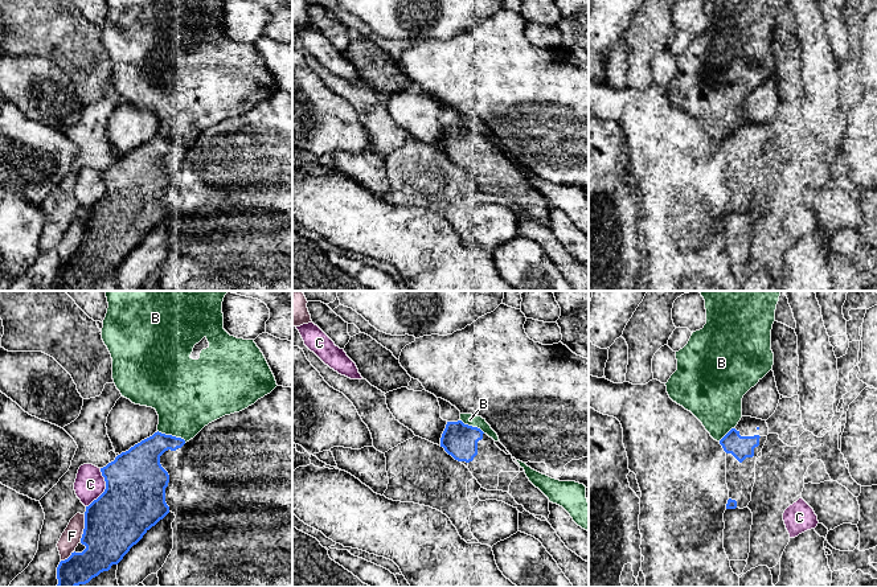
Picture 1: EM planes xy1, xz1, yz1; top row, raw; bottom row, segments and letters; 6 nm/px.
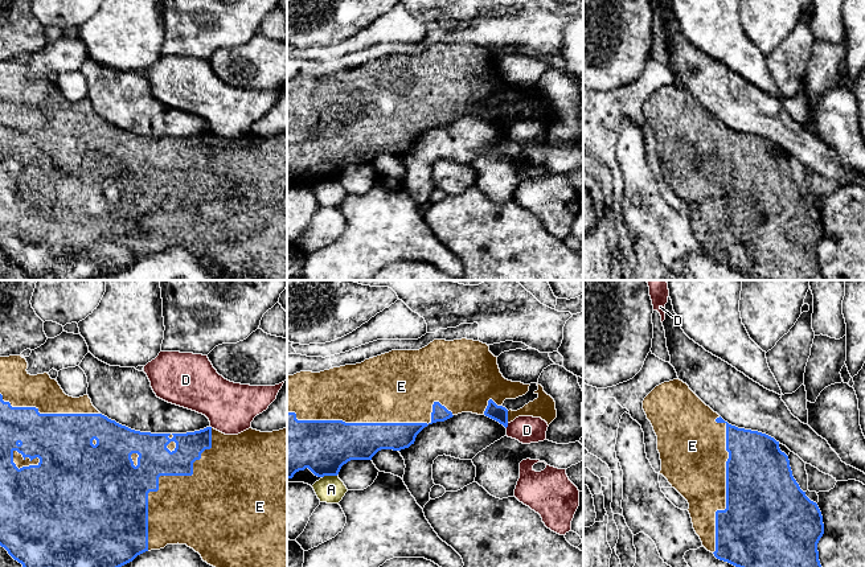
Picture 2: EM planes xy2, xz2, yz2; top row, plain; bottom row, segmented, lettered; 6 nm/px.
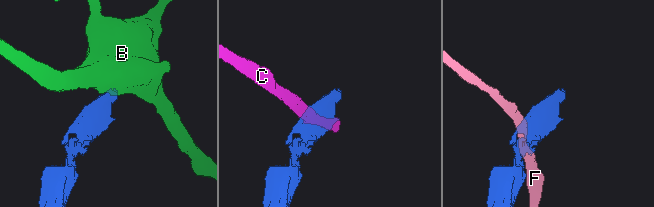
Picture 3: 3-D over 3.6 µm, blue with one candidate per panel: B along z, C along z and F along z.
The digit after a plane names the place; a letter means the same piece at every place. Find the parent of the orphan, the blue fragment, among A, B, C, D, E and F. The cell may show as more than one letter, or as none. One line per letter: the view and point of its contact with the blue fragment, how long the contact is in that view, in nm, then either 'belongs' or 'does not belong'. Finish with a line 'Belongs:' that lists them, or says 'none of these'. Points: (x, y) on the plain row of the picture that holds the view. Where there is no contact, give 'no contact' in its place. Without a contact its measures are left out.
A: xz2 (329, 179) | 90 nm | does not belong
B: xy1 (171, 139) | 190 nm | does not belong
C: xy1 (106, 192) | 260 nm | does not belong
D: xz2 (507, 130) | 40 nm | does not belong
E: xz2 (376, 127) | 1000 nm | belongs
F: xy1 (85, 232) | 170 nm | does not belong
Belongs: E

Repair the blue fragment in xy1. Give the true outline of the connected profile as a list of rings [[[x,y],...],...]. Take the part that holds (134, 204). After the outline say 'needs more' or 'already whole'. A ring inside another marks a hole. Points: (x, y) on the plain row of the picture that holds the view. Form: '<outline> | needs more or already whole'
[[[157,135],[101,172],[106,193],[86,210],[81,246],[67,263],[60,266],[57,291],[86,288],[101,276],[108,275],[152,230],[169,217],[169,210],[165,206],[169,178],[161,171],[160,160],[168,153],[179,155],[184,148],[184,143]]] | needs more

